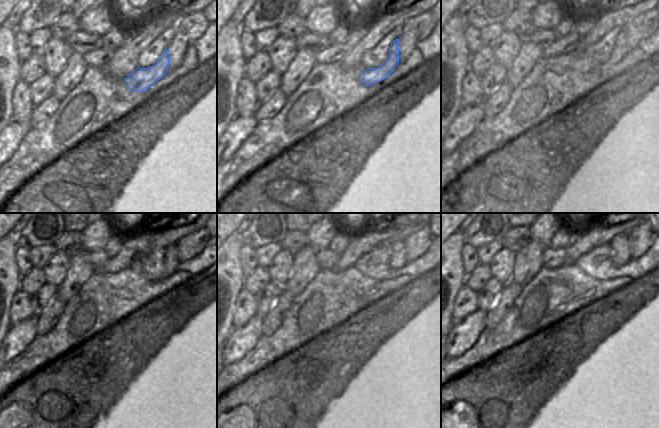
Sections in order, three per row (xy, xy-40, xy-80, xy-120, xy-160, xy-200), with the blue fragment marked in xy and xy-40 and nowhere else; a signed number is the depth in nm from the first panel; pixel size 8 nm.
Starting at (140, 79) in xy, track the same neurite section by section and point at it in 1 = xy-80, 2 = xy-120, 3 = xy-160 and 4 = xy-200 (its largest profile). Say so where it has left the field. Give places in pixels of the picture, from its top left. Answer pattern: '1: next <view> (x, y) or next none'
1: next xy-80 (620, 48)
2: next xy-120 (171, 262)
3: next xy-160 (398, 259)
4: next xy-200 (620, 249)

